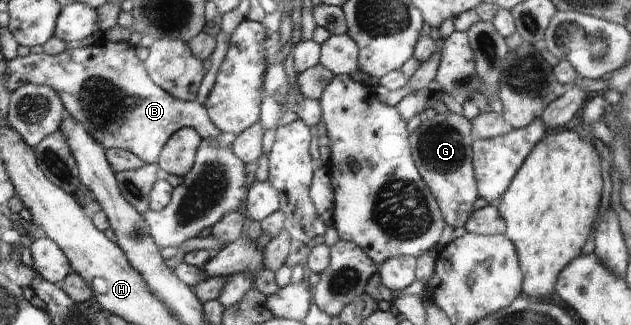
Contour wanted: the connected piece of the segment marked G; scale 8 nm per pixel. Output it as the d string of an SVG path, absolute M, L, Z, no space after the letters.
M444 112L424 120L416 132L410 134L410 148L414 148L414 164L434 195L446 224L460 228L473 214L472 206L478 198L477 180L472 172L472 150L470 150L470 122L464 115Z

